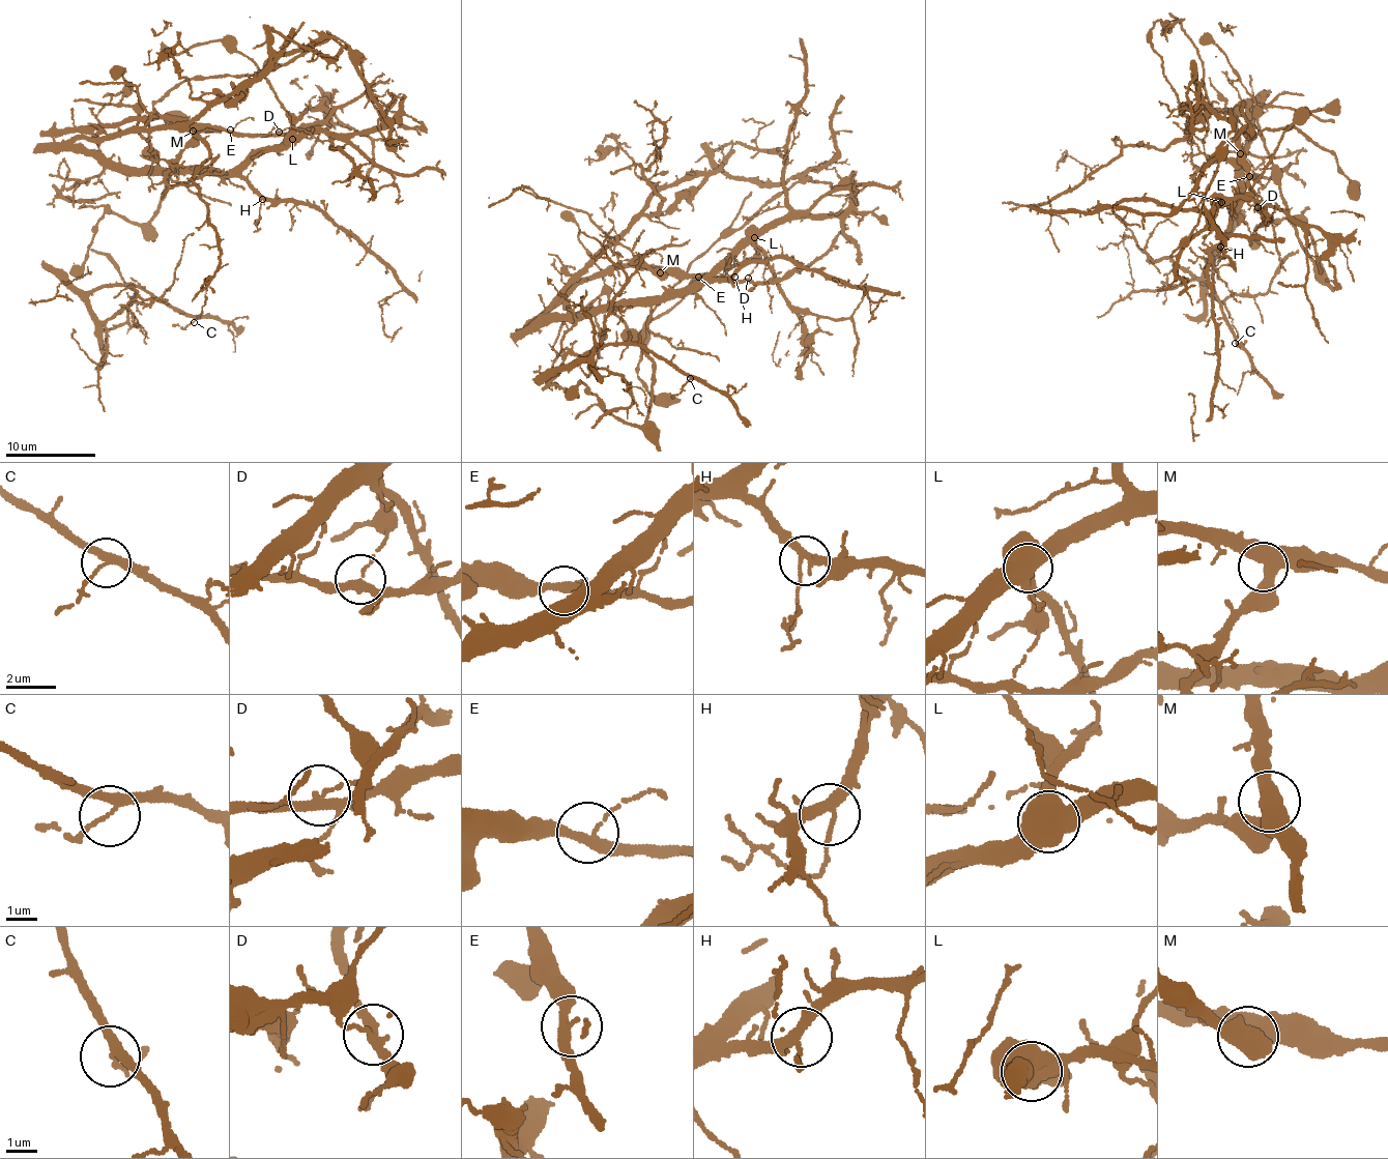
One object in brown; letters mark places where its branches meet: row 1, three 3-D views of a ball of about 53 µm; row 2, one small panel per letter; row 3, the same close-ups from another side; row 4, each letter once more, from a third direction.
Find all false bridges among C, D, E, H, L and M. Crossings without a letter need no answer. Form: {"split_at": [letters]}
{"split_at": ["D", "L"]}

